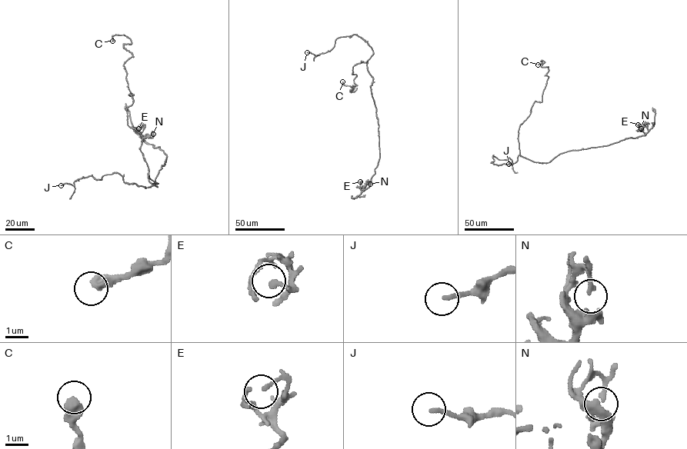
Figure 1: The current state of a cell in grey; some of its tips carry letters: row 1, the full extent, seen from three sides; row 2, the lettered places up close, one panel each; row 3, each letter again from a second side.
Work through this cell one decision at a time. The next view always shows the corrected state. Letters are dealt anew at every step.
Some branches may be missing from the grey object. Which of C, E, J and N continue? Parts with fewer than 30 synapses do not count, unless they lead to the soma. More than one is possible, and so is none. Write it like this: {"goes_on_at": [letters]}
{"goes_on_at": []}

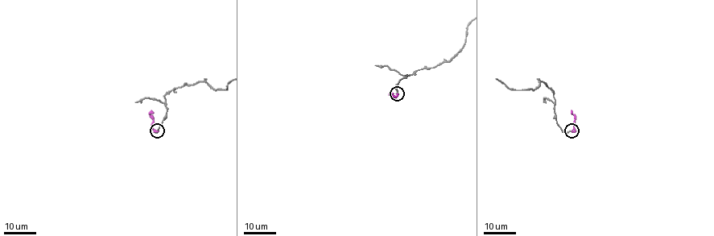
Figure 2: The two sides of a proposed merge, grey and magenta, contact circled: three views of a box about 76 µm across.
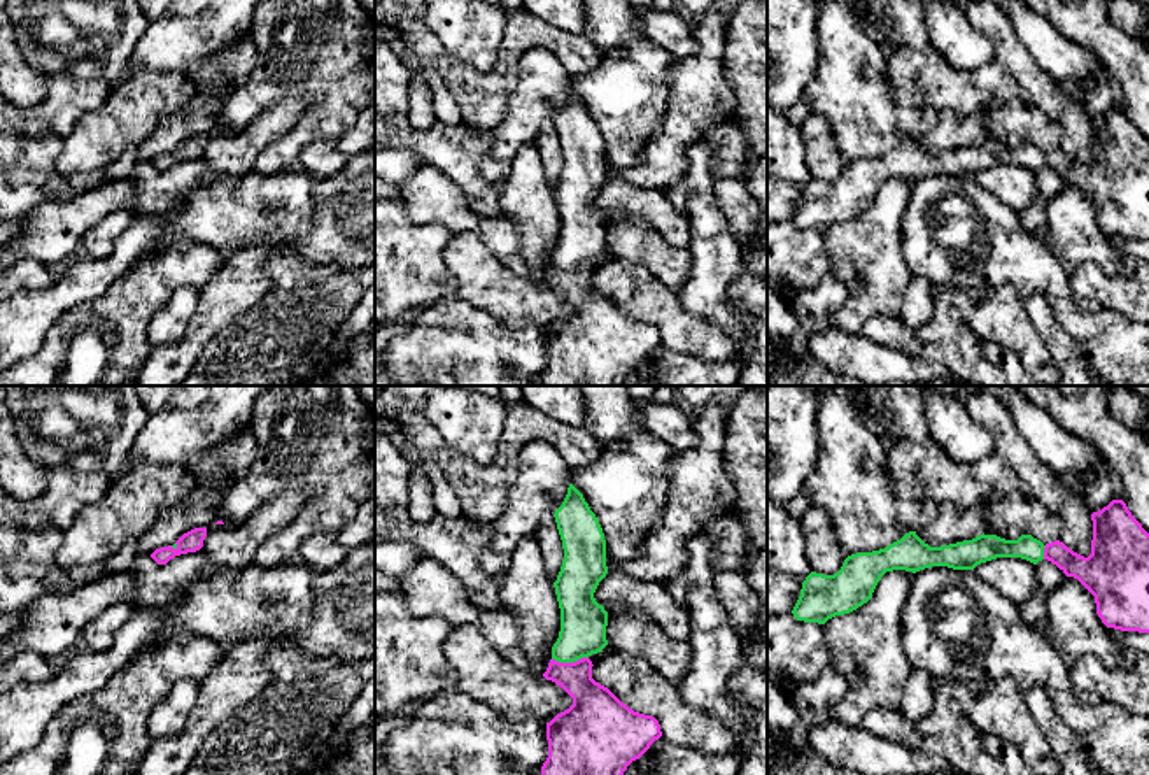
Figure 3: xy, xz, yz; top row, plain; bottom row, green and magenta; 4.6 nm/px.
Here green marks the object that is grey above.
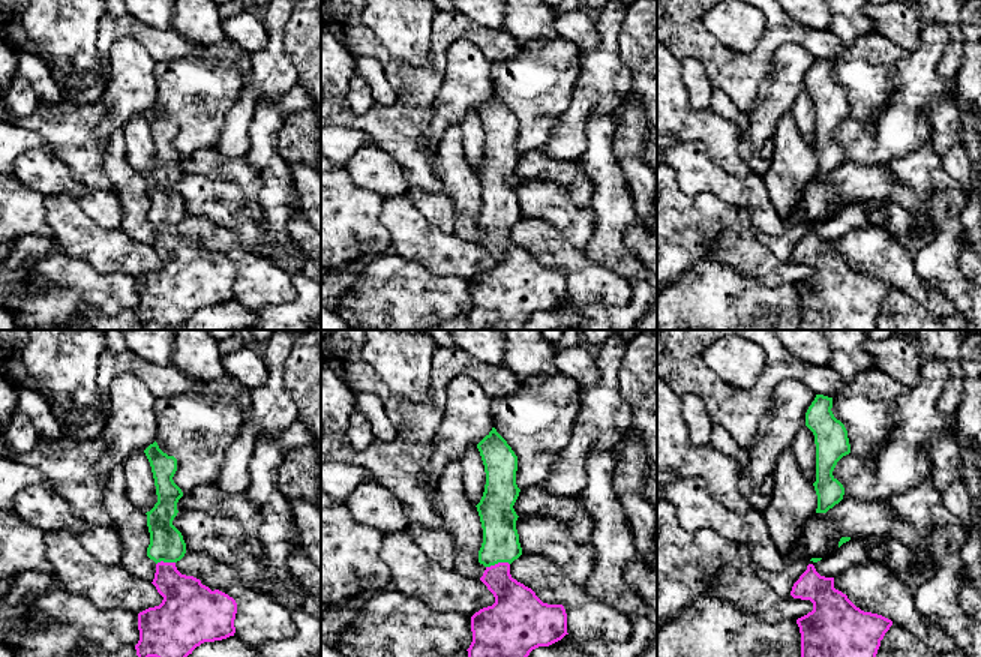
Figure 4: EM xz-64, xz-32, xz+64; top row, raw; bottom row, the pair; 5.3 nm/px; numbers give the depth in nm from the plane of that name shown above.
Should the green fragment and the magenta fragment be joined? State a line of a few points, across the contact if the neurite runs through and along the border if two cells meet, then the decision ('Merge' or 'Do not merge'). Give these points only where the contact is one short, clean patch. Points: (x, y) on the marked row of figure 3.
Line: xz (584, 621), (570, 661), (575, 679), (596, 709). Merge

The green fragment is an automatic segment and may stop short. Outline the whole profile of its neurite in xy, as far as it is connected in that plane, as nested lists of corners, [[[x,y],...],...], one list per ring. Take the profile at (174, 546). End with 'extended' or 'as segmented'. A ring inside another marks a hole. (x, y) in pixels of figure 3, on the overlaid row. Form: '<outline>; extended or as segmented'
[[[194,528],[184,533],[173,545],[156,549],[151,558],[158,565],[166,565],[170,559],[180,554],[196,552],[203,547],[207,528]]]; extended

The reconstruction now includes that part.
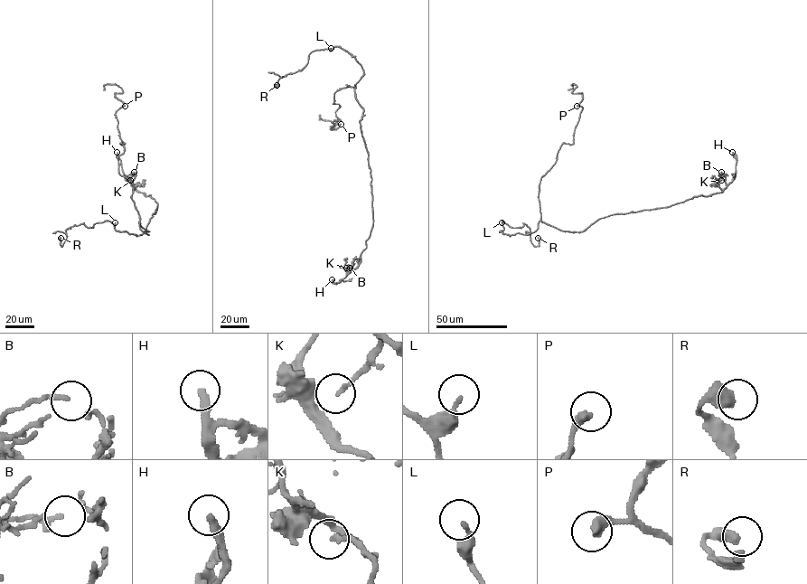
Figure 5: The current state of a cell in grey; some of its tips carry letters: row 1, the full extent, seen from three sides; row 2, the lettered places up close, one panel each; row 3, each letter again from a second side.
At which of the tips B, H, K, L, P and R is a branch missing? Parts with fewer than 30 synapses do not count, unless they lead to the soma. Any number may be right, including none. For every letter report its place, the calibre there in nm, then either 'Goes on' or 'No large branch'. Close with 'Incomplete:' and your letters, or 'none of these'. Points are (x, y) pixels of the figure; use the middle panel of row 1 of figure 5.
B: Place: (350, 268). Thickness 110 nm. No large branch
H: Place: (332, 279). Thickness 280 nm. Goes on
K: Place: (346, 268). Thickness 110 nm. No large branch
L: Place: (331, 48). Thickness 200 nm. No large branch
P: Place: (341, 124). Thickness 380 nm. No large branch
R: Place: (276, 85). Thickness 500 nm. No large branch
Incomplete: H

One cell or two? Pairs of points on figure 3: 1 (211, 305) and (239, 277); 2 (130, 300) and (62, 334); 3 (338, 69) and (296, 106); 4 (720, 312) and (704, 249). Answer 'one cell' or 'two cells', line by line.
1: one cell
2: one cell
3: two cells
4: one cell

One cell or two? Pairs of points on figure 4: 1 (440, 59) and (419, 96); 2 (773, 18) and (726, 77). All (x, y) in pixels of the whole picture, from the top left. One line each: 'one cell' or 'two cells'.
1: one cell
2: one cell

